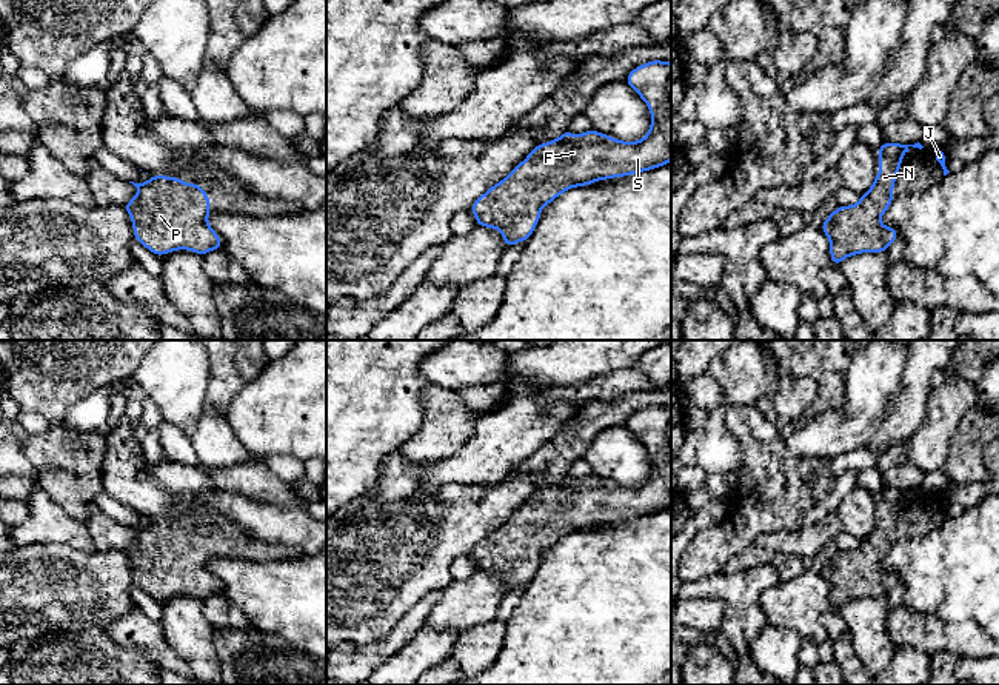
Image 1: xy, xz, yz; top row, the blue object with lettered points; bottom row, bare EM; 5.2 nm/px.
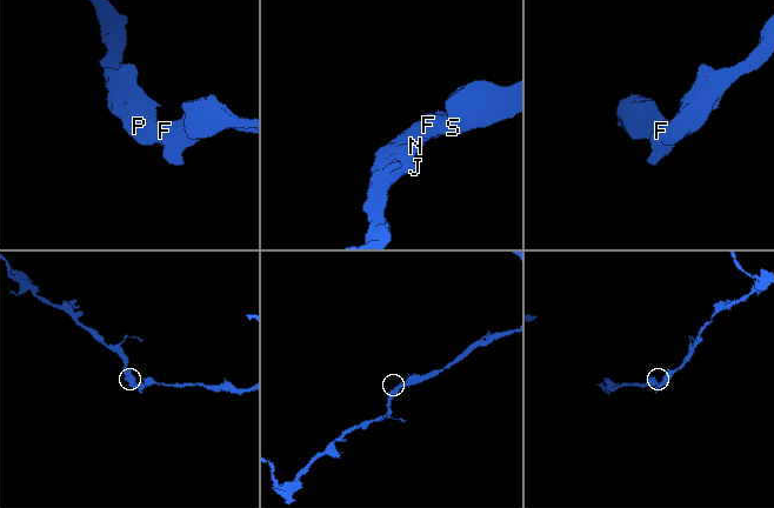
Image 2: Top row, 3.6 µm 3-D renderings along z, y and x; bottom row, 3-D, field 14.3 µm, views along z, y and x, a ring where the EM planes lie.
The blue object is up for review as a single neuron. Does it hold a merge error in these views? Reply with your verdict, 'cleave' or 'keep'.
keep

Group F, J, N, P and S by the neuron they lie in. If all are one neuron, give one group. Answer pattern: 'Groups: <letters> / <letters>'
Groups: F J N P S

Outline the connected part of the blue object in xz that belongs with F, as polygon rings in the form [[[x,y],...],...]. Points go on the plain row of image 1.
[[[653,405],[634,413],[625,426],[650,451],[651,473],[639,486],[622,486],[590,474],[583,479],[565,476],[559,483],[540,488],[508,520],[491,531],[471,551],[477,571],[496,573],[503,579],[505,591],[528,585],[540,563],[543,551],[574,531],[597,525],[650,516],[671,505],[671,408]]]

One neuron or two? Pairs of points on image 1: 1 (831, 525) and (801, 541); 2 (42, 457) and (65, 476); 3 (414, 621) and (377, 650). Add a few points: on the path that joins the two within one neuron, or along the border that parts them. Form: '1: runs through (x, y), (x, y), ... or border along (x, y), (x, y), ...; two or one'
1: runs through (824, 531), (808, 541); one
2: runs through (48, 461), (59, 471); one
3: runs through (405, 628), (387, 647); one

